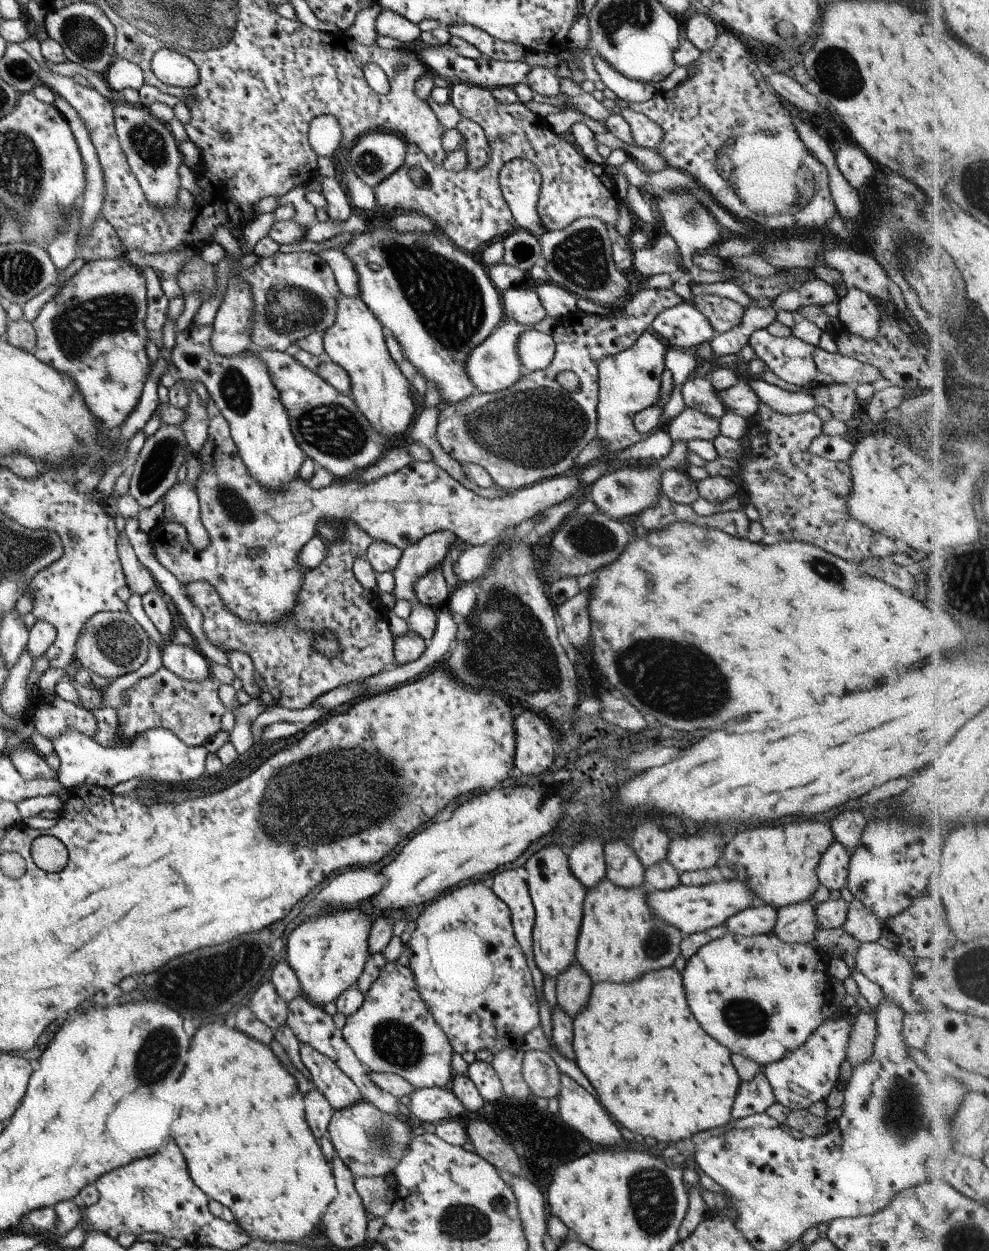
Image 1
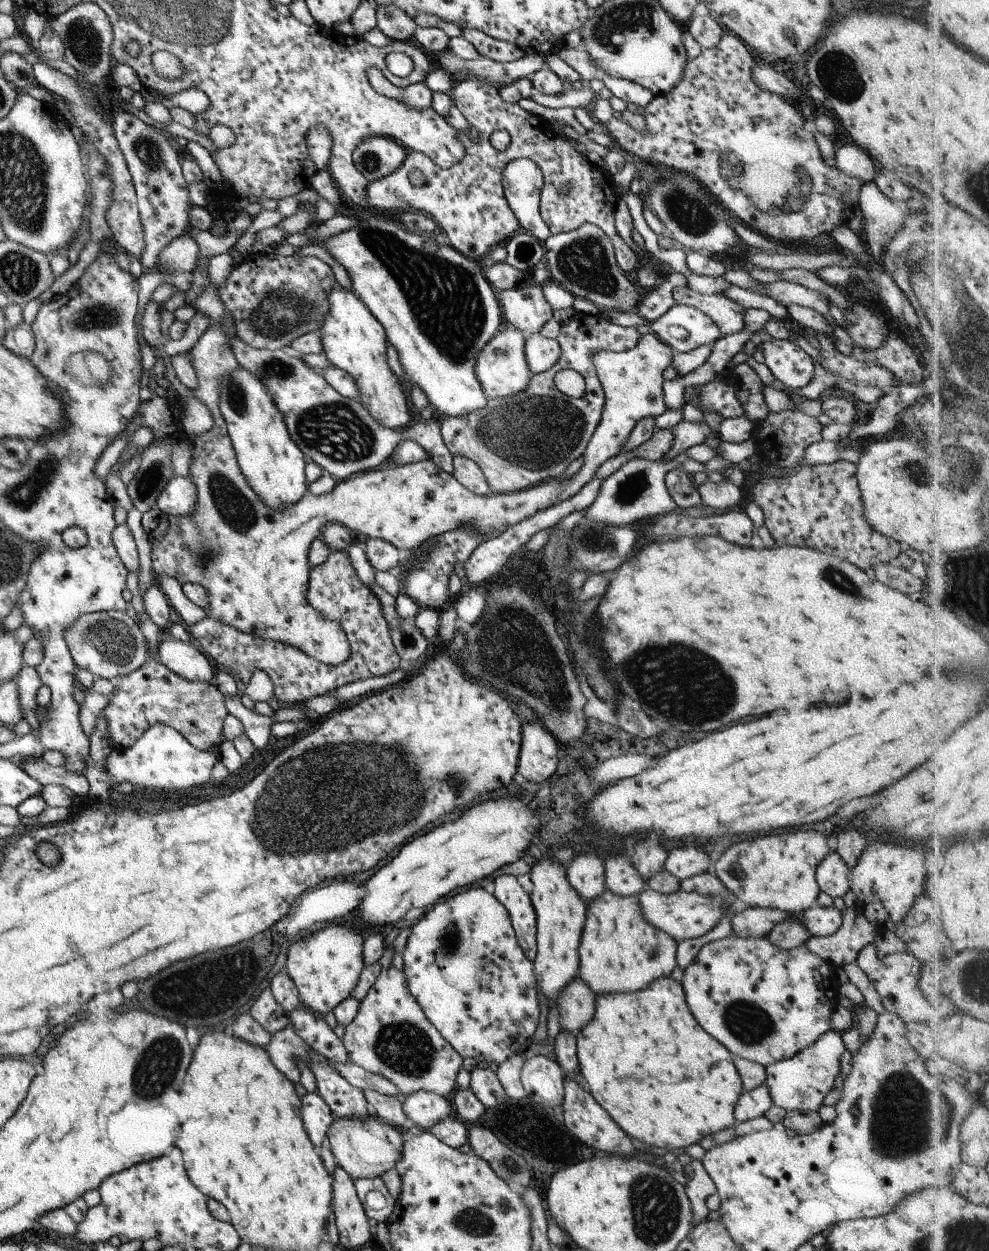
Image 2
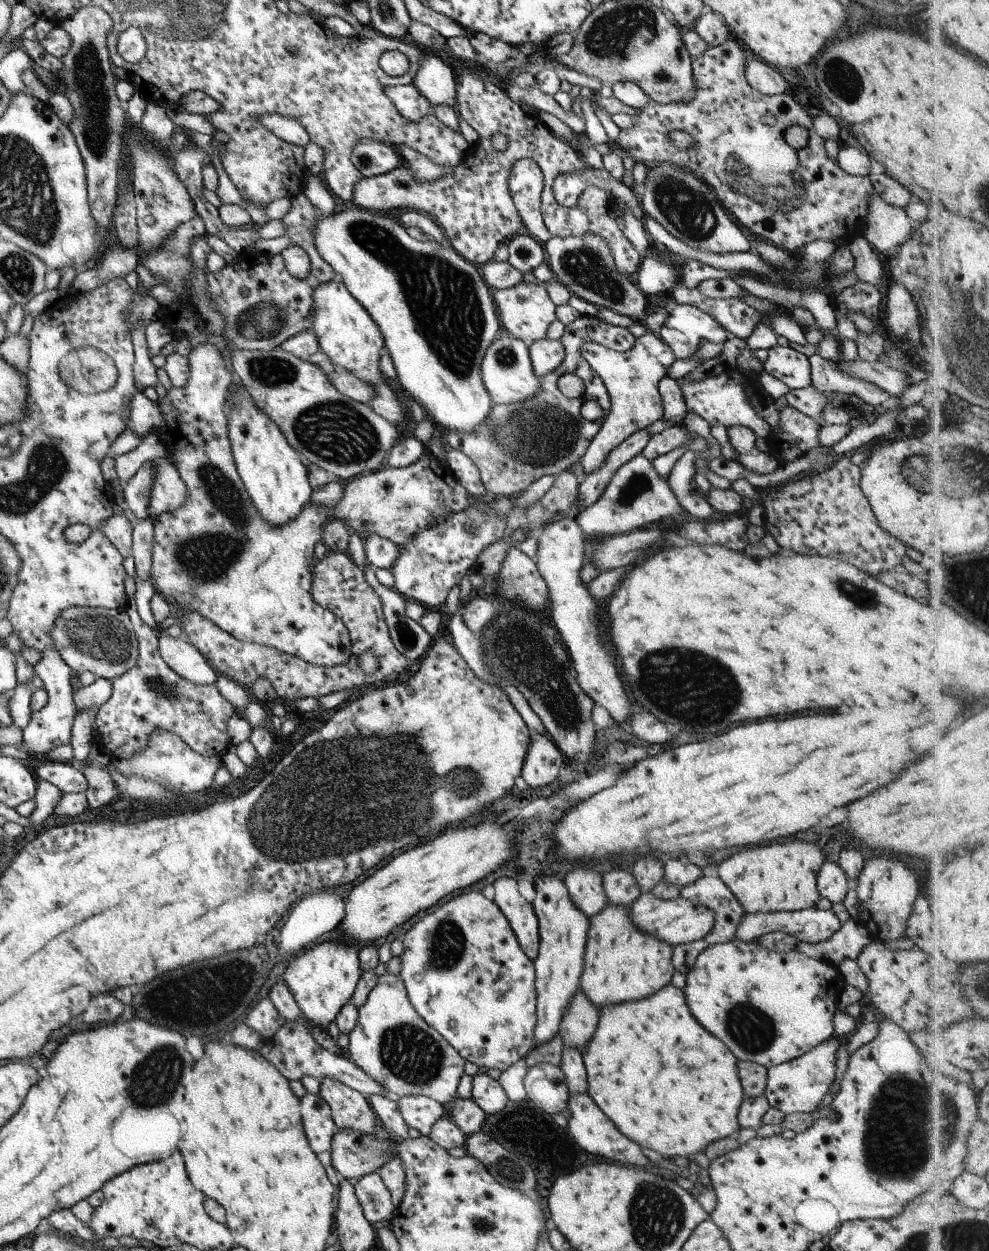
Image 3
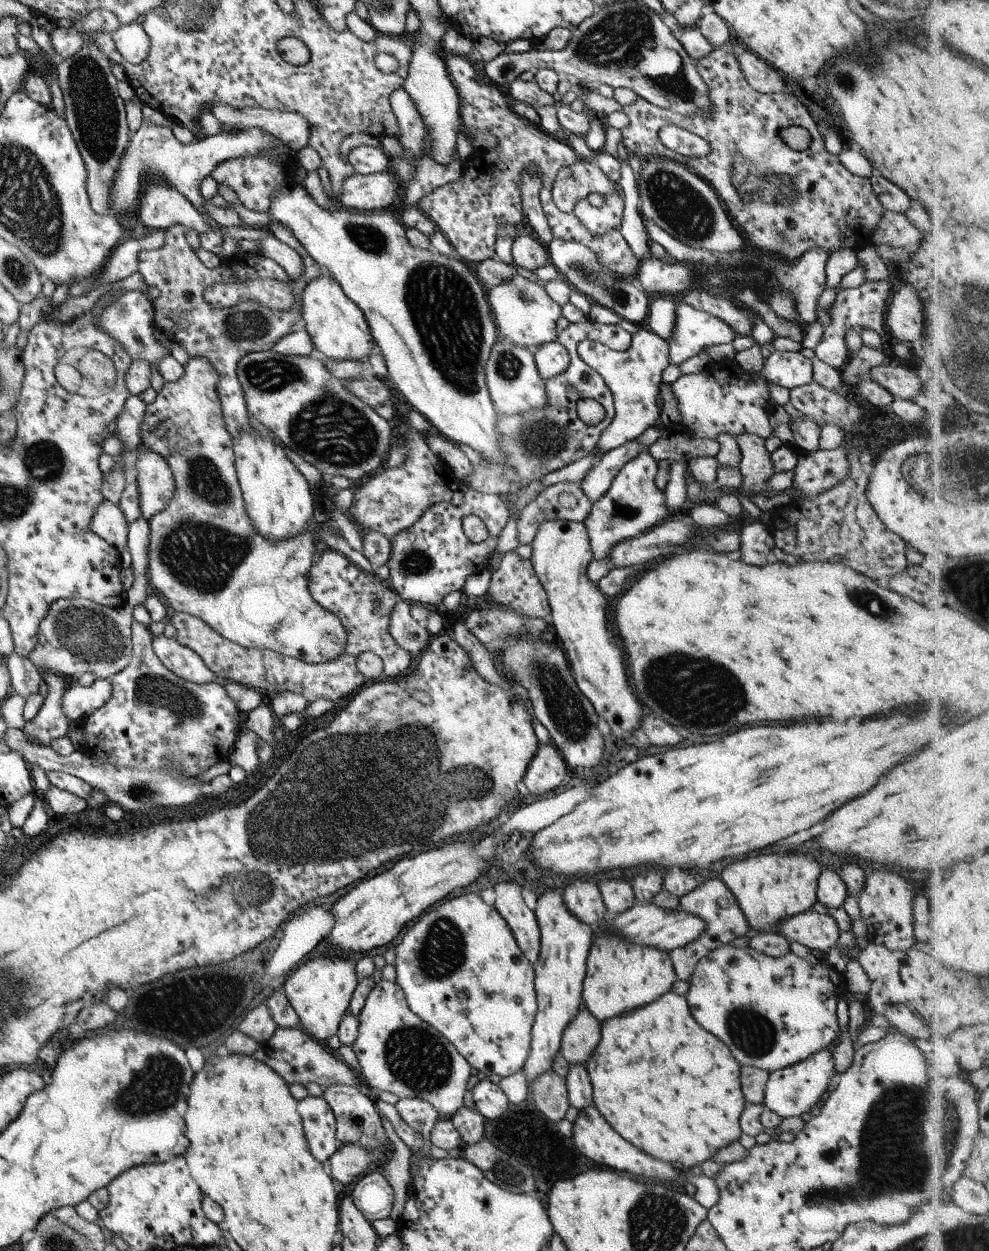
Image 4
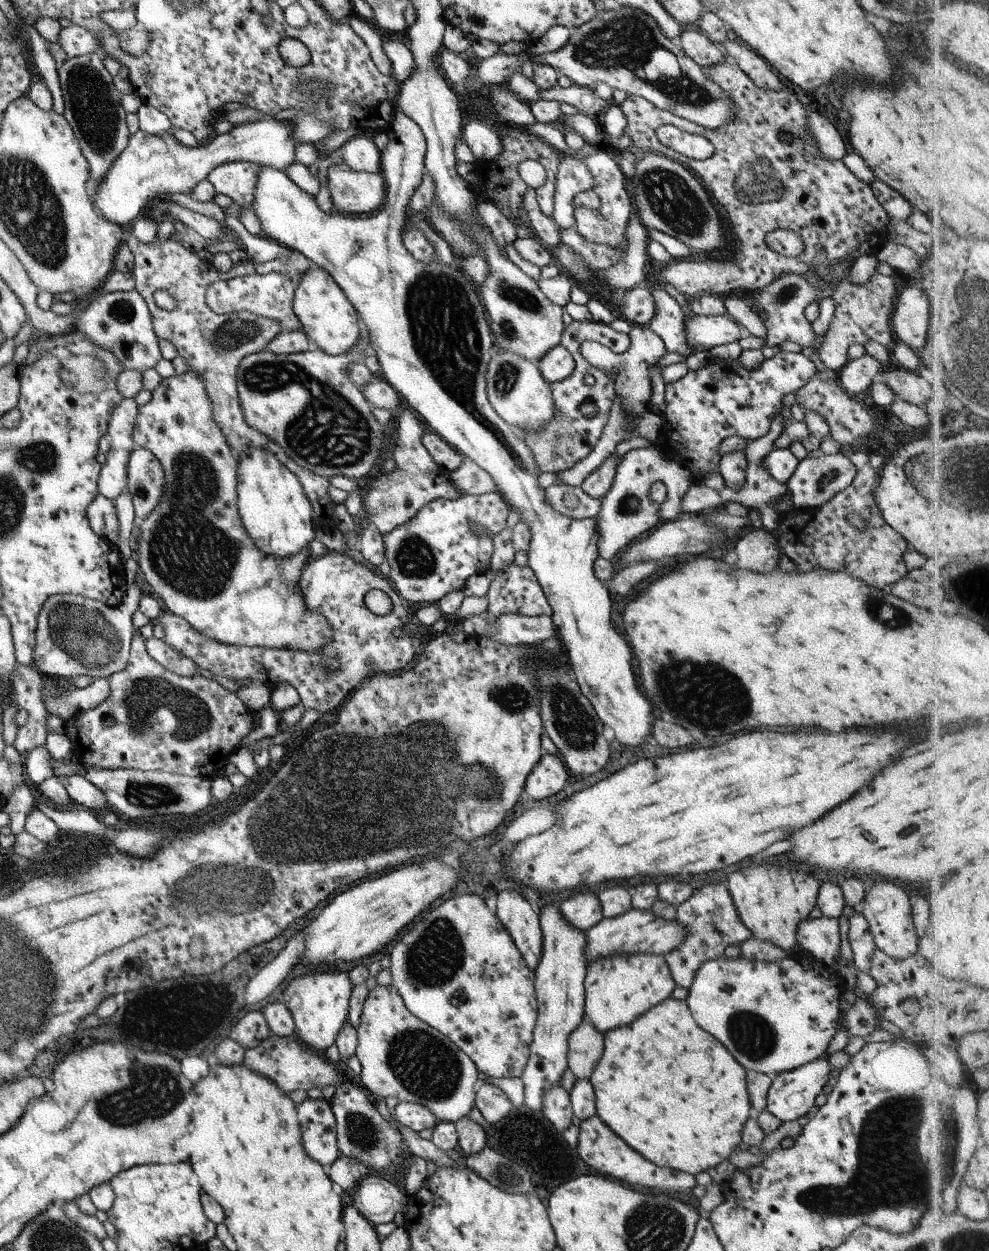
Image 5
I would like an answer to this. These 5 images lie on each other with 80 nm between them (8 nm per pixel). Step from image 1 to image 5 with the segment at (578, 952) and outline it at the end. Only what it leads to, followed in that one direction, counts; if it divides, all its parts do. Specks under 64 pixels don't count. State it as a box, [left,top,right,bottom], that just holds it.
[584,953,675,1034]

